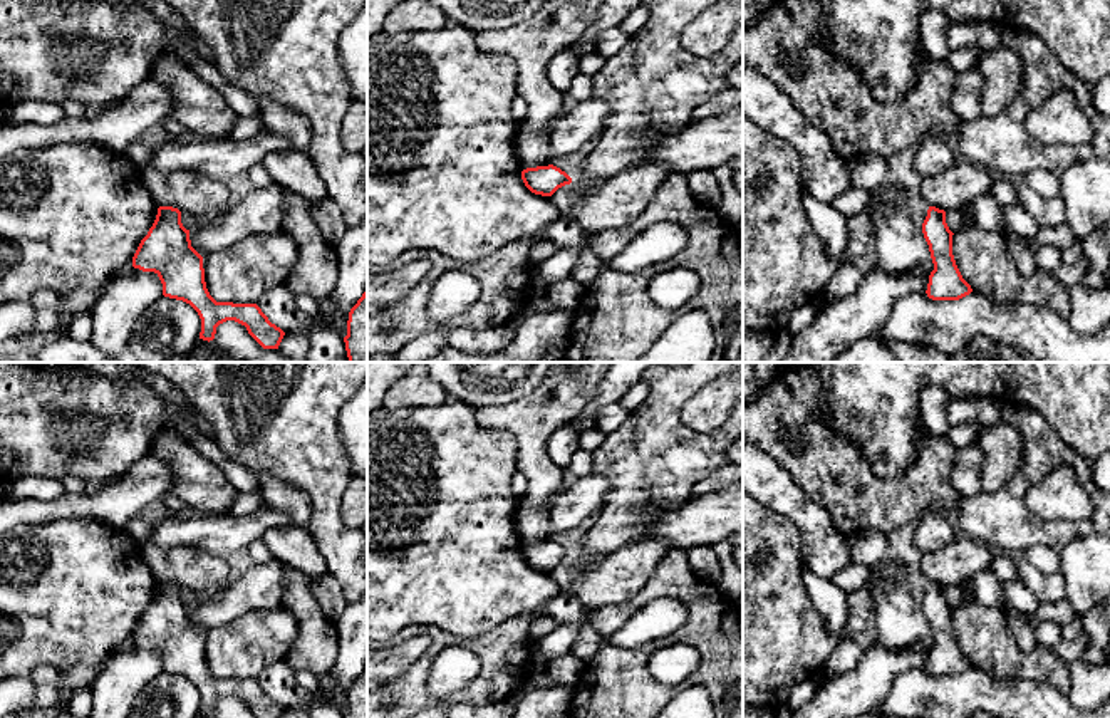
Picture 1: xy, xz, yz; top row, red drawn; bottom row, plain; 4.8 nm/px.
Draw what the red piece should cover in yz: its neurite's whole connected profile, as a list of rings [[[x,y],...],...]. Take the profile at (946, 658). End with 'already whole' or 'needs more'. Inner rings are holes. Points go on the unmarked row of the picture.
[[[929,582],[922,599],[934,646],[929,651],[927,673],[932,676],[959,676],[973,668],[962,654],[952,631],[952,607],[946,599],[946,587]]] | already whole

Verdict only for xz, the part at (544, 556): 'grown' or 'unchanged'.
unchanged

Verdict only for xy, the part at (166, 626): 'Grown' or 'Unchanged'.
Unchanged

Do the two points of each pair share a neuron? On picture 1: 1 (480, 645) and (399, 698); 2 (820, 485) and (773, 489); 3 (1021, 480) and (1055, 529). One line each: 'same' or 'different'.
1: same
2: different
3: same

